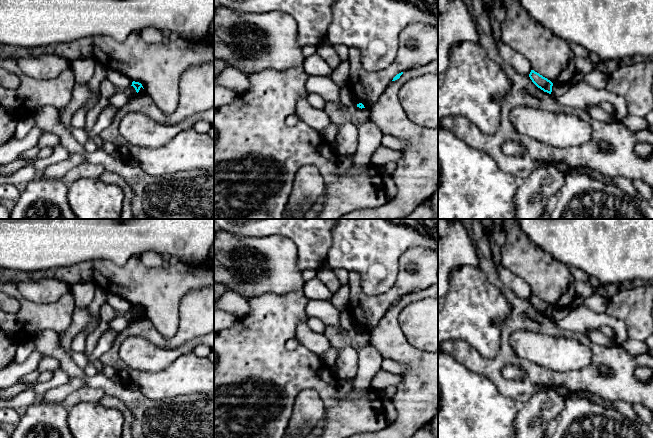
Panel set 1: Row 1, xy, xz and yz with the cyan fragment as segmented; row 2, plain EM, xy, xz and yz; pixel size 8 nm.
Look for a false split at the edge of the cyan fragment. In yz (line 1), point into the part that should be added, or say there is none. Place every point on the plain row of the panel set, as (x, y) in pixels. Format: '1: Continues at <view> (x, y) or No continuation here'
1: No continuation here

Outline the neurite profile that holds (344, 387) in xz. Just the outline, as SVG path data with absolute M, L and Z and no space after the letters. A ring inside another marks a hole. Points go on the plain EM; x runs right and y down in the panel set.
M339 380L337 391L339 399L343 399L351 390L353 390L353 386L348 380Z

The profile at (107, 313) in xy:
M105 302L100 309L100 322L86 338L86 348L83 353L87 357L93 352L101 336L109 329L109 323L114 318L121 316L109 303Z

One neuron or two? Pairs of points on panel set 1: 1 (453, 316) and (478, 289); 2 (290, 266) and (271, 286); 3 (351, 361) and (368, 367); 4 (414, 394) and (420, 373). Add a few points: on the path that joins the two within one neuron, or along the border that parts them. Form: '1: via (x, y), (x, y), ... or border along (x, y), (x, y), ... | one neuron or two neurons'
1: via (460, 309), (471, 296) | one neuron
2: via (285, 271), (275, 281) | one neuron
3: border along (355, 349), (357, 353), (357, 371), (354, 378) | two neurons
4: via (419, 389), (420, 378) | one neuron

